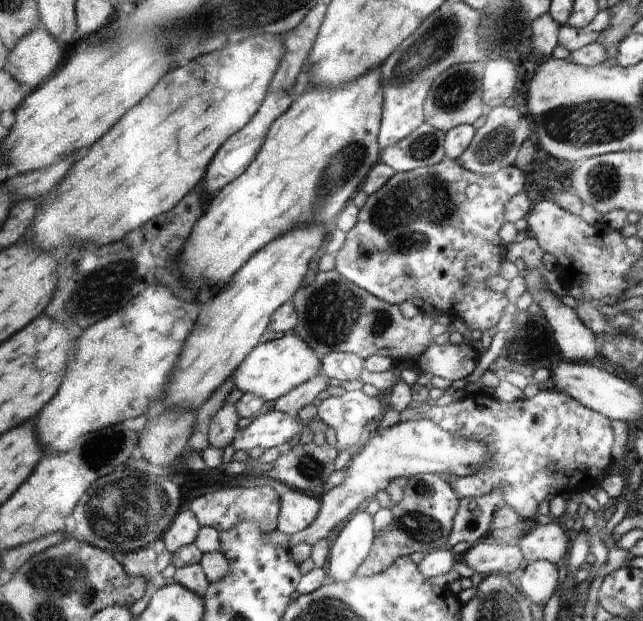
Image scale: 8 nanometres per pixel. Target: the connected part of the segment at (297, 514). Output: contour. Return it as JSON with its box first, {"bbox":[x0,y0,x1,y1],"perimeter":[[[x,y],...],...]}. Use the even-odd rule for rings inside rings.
{"bbox":[278,489,321,536],"perimeter":[[[292,489],[281,493],[284,510],[280,510],[278,530],[287,536],[308,528],[318,516],[321,498]]]}

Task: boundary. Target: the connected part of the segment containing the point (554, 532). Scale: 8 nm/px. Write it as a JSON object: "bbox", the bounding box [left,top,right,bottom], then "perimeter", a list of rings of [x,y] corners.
{"bbox":[520,522,568,564],"perimeter":[[[553,522],[545,526],[538,525],[532,532],[528,532],[520,540],[520,550],[524,554],[524,559],[545,560],[552,564],[557,564],[568,550],[568,532],[560,528],[559,522]]]}

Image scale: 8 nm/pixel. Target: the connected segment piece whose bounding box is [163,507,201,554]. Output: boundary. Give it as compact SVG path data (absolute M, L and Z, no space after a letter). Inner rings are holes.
M186 507L183 511L180 511L178 517L175 517L171 528L164 534L165 548L168 552L174 554L181 546L192 544L198 536L200 527L196 516Z

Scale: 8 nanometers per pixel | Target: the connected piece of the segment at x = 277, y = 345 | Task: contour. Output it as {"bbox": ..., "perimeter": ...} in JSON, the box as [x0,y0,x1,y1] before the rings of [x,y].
{"bbox":[233,334,321,403],"perimeter":[[[286,334],[271,341],[261,341],[239,366],[239,372],[234,374],[233,385],[244,393],[254,392],[265,403],[273,403],[300,384],[316,377],[321,372],[320,360],[316,351],[298,335]]]}

